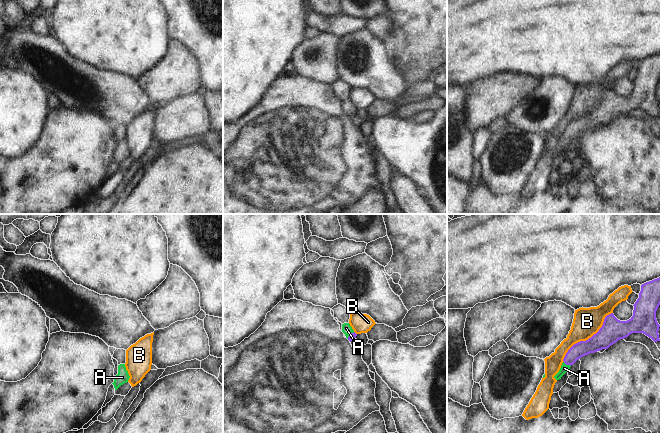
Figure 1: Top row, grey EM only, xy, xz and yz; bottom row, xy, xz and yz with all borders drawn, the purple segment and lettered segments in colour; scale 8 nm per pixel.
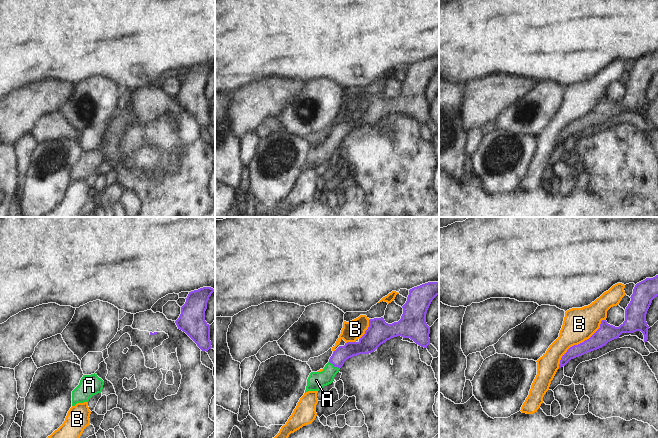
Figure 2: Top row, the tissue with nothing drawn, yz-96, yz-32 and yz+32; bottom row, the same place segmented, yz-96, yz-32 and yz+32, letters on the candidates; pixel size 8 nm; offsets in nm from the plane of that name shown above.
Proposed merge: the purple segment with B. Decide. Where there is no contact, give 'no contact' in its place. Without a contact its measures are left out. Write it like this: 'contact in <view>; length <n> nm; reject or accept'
contact in yz; length 550 nm; reject

